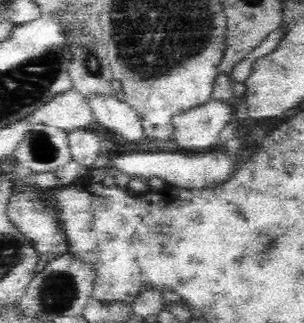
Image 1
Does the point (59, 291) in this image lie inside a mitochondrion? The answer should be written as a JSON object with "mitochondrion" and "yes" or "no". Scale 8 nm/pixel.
{"mitochondrion":"yes"}

